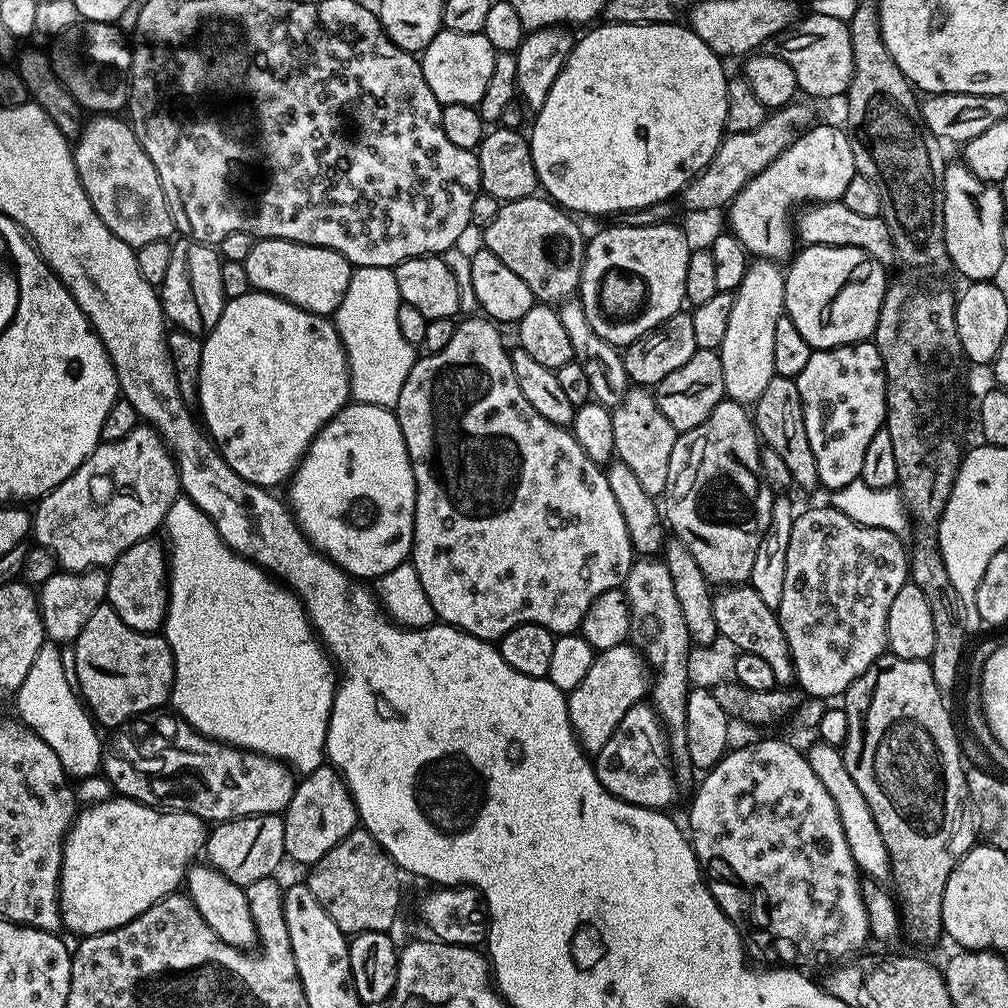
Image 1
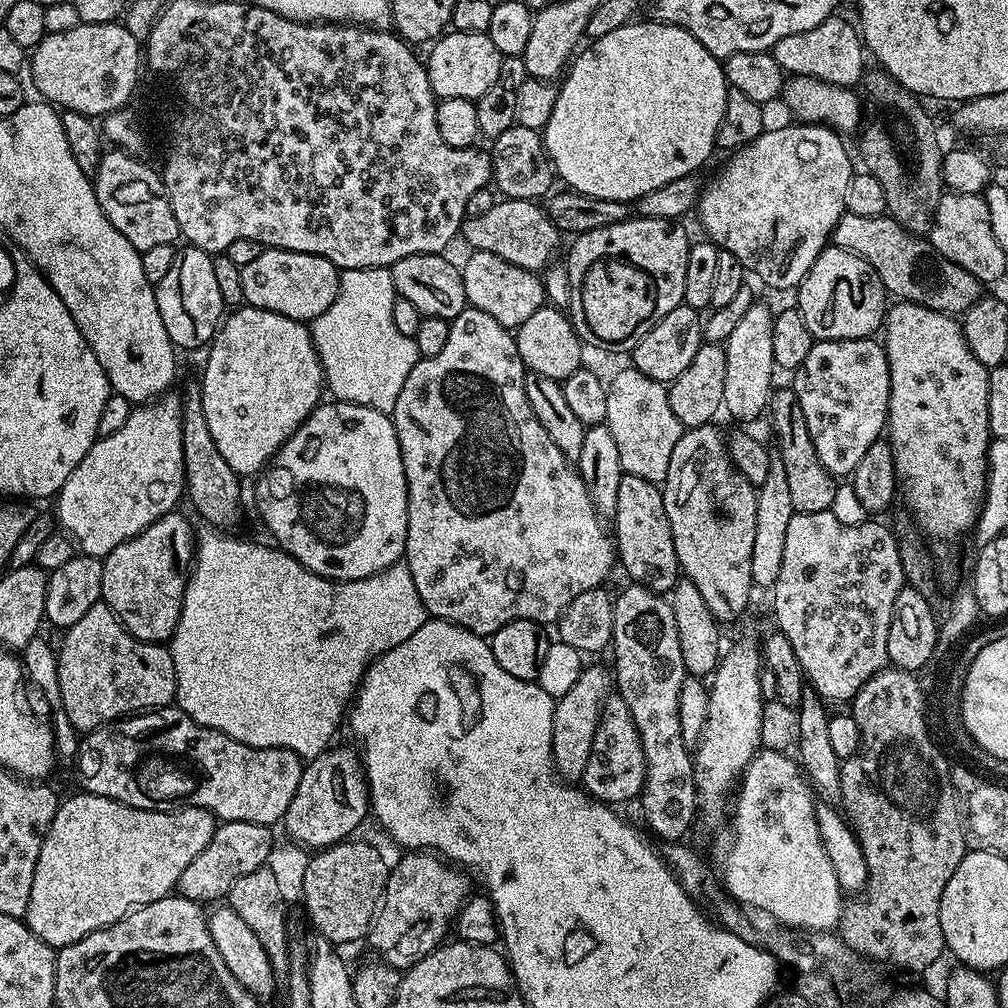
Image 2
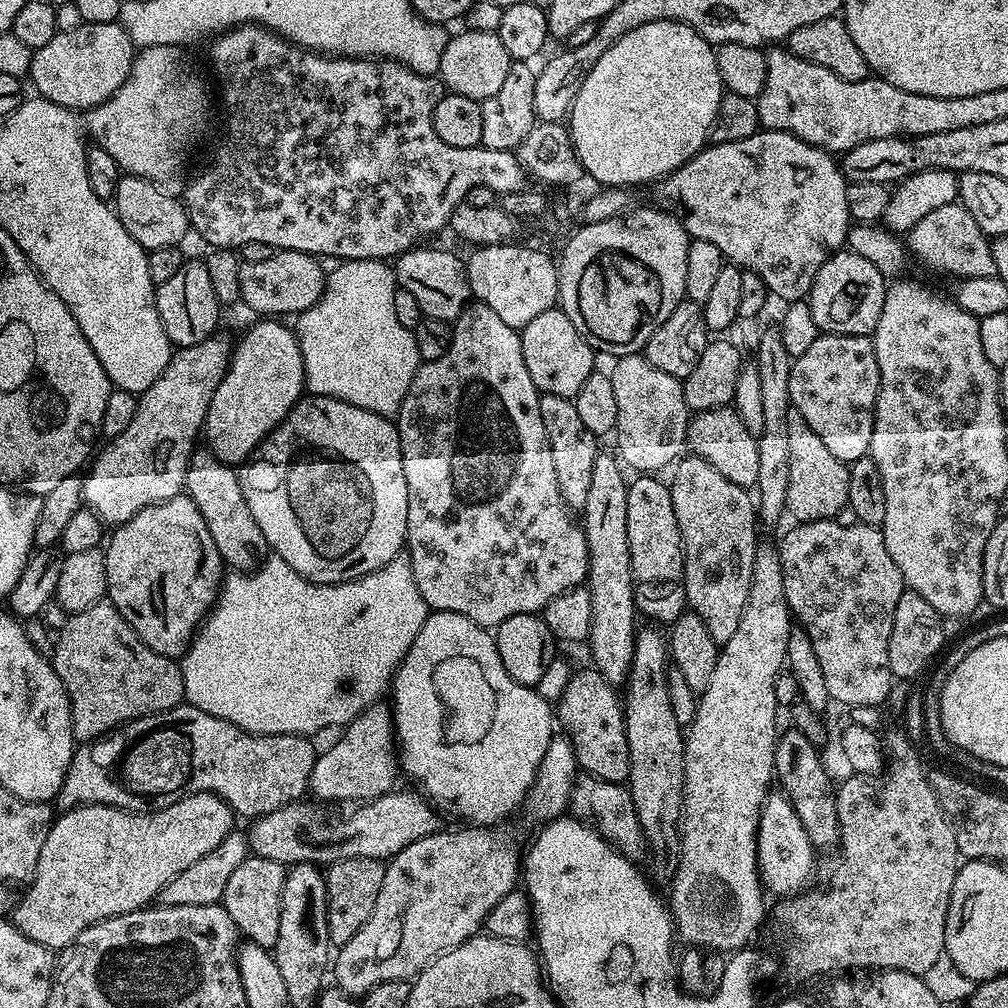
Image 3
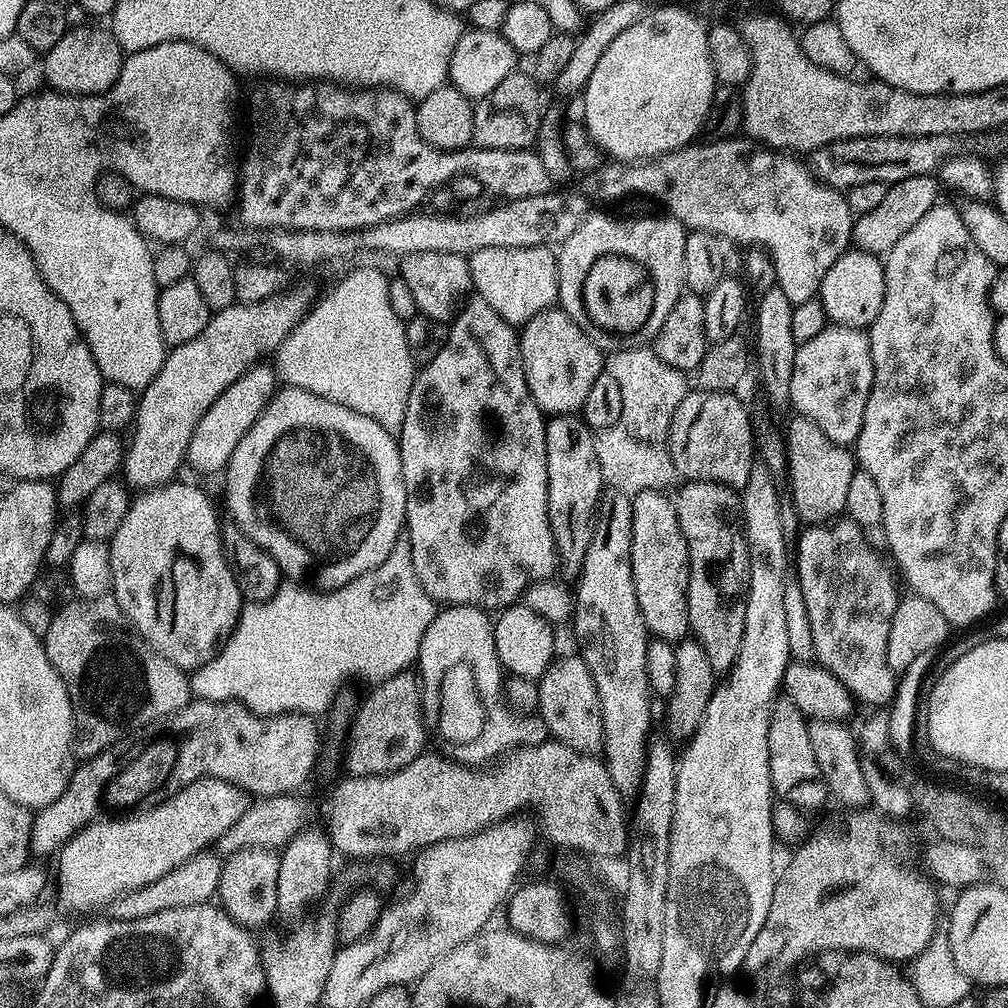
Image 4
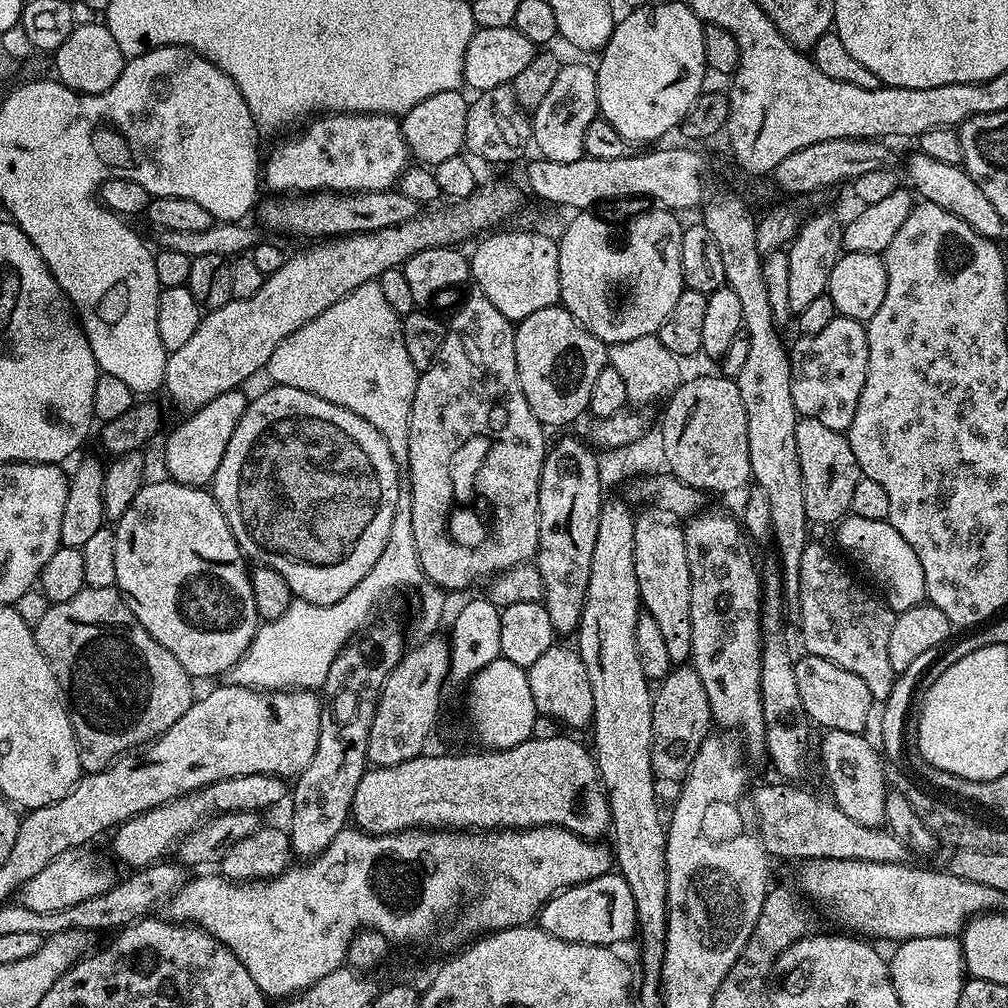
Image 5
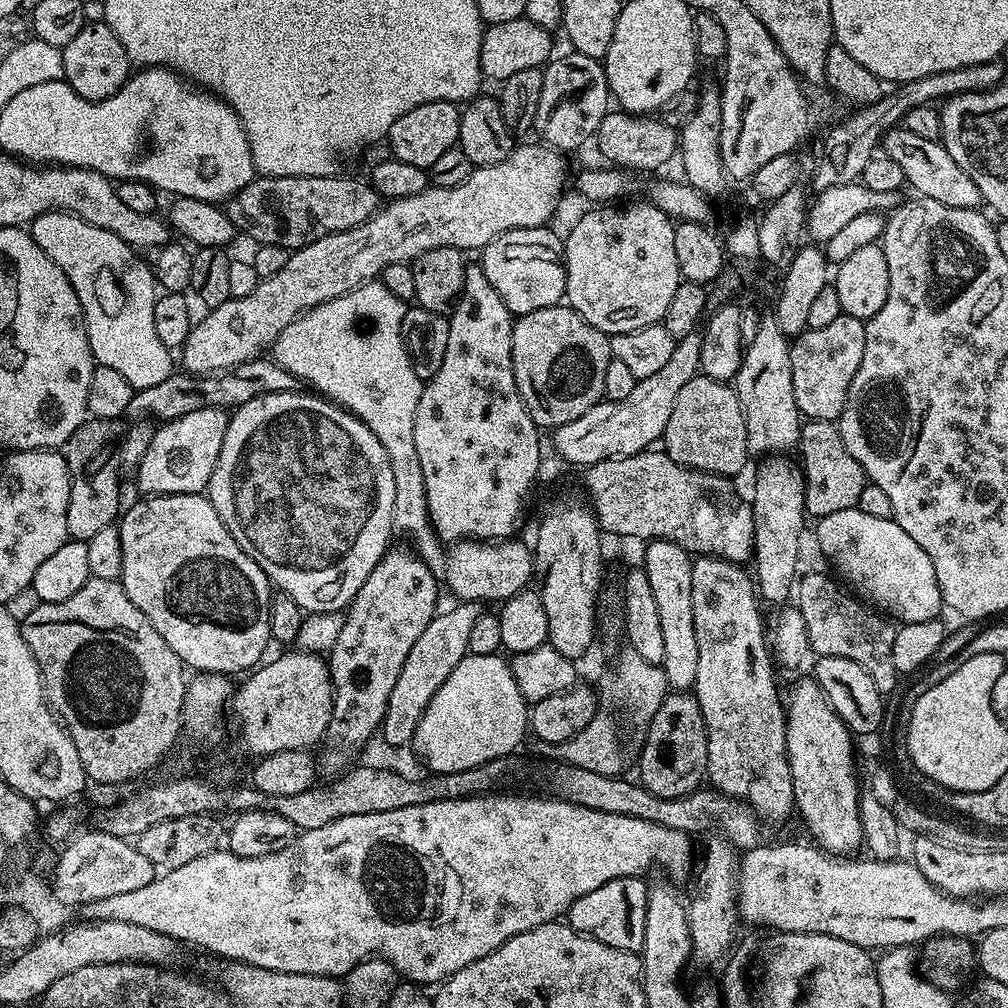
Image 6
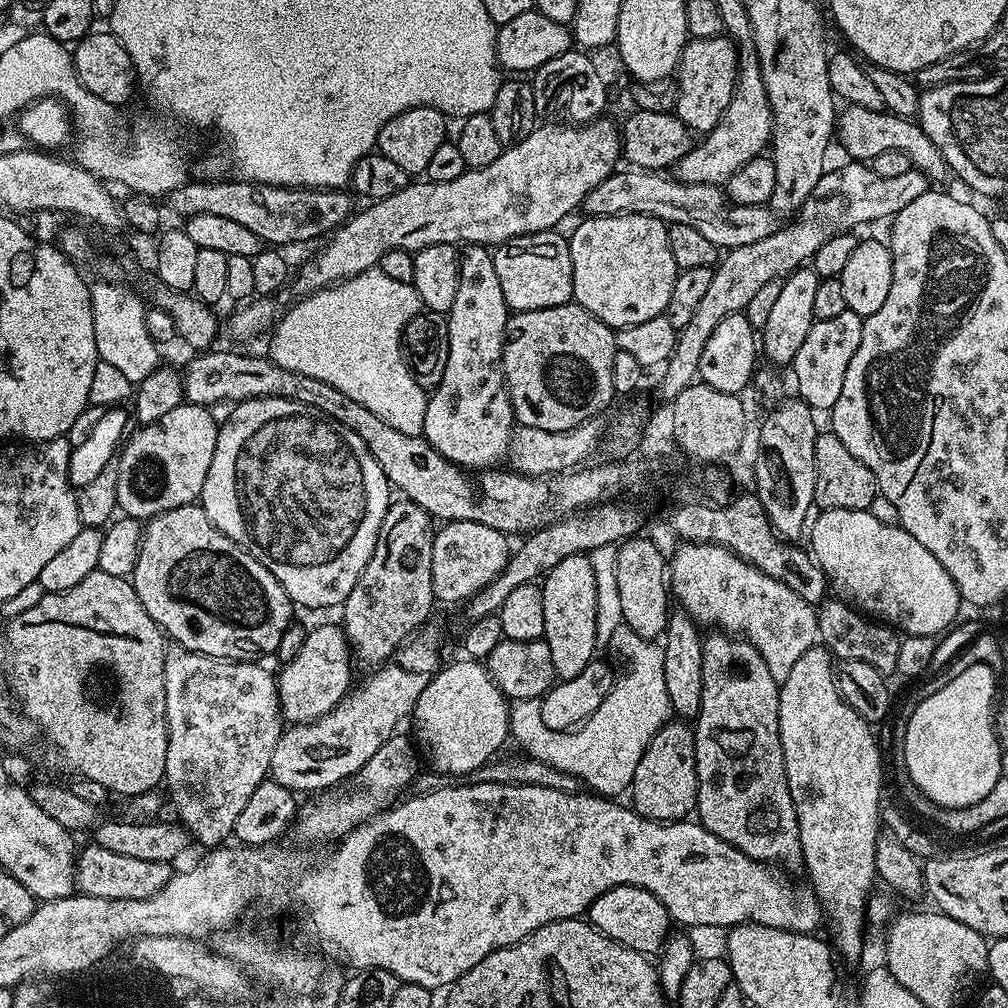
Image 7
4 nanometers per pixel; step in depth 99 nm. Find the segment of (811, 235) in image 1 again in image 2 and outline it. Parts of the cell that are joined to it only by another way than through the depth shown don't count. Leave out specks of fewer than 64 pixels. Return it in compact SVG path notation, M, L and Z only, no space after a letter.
M845 211L838 226L834 226L831 243L846 250L850 256L862 258L882 282L883 291L900 302L921 304L935 312L963 314L978 302L982 295L982 282L962 266L939 255L936 248L923 235L908 232L893 216L887 214L866 218Z

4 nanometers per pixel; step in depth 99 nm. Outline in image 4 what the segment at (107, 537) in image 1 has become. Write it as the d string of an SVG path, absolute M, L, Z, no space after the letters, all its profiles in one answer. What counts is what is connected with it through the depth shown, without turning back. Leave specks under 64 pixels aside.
M295 284L262 302L237 302L226 310L212 312L197 337L165 355L158 374L136 401L136 418L130 428L132 441L127 441L122 465L122 480L129 489L158 488L177 479L176 471L185 467L190 438L194 438L202 414L246 370L271 357L317 299L314 285Z

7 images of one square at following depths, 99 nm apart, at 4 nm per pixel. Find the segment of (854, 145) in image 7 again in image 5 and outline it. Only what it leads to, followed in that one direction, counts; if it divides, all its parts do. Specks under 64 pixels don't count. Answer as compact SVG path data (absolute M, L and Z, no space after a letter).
M919 150L913 152L913 156L908 160L908 176L912 179L911 187L915 195L921 201L942 206L942 210L950 210L950 214L962 218L966 226L970 226L988 240L1000 238L1006 228L1005 220L998 214L998 210L994 210L990 198L982 194L982 186L978 186L978 182L974 182L974 178L970 178L970 174L964 171L961 165L938 162Z

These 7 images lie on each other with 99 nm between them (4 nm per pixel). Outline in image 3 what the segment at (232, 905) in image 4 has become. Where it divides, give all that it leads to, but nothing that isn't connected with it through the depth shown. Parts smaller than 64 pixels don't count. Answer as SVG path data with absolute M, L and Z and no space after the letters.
M250 854L246 862L242 862L242 866L238 866L238 870L234 870L234 874L226 881L222 903L230 914L237 933L245 941L269 950L275 949L278 942L278 922L282 922L280 911L285 871L283 864Z

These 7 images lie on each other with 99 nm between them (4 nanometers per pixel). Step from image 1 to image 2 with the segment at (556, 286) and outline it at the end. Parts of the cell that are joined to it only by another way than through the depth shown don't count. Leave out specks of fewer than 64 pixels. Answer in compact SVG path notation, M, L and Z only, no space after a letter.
M507 198L497 199L486 214L467 217L462 224L462 240L463 236L469 249L498 254L498 258L506 258L506 262L514 262L514 266L522 266L537 274L543 273L553 262L562 239L560 229L537 201Z

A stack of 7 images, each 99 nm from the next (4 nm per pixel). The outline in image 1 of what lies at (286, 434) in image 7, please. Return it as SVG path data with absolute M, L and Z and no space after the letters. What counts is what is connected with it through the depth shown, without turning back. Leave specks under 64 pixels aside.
M345 404L312 439L287 488L286 503L308 541L349 577L372 582L411 557L416 483L393 409Z

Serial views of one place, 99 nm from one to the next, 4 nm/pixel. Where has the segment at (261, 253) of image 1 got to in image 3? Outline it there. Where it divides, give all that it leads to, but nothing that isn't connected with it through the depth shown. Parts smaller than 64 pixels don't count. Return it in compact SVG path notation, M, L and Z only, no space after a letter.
M283 250L273 251L270 258L265 258L263 262L243 262L240 265L238 274L238 286L240 287L240 298L243 307L248 307L250 311L257 312L255 315L260 318L289 318L297 314L310 310L318 298L322 298L324 293L324 282L326 279L326 268L323 268L321 261L309 252L286 252Z

